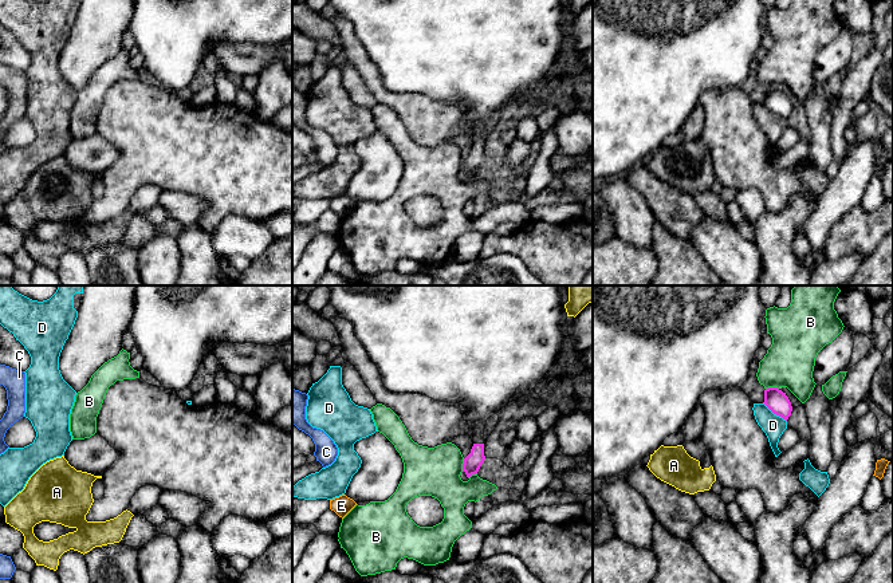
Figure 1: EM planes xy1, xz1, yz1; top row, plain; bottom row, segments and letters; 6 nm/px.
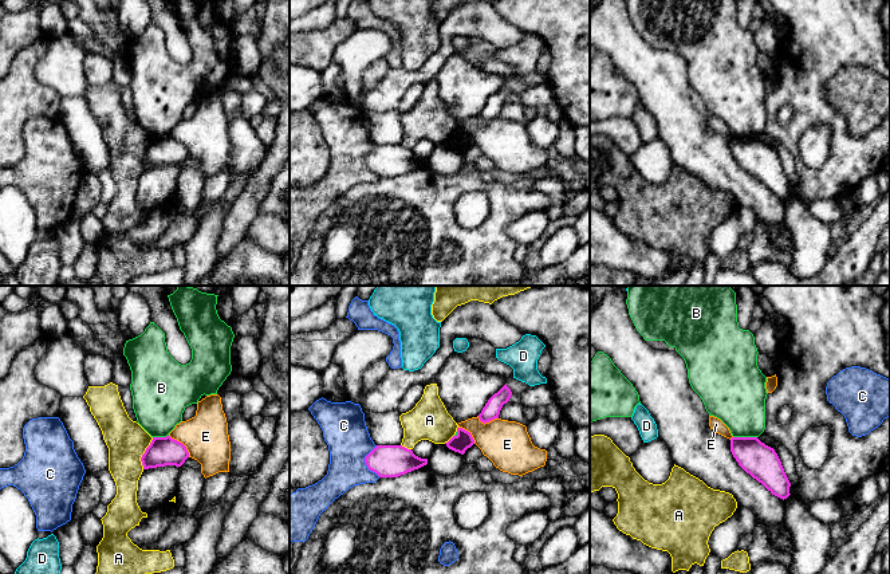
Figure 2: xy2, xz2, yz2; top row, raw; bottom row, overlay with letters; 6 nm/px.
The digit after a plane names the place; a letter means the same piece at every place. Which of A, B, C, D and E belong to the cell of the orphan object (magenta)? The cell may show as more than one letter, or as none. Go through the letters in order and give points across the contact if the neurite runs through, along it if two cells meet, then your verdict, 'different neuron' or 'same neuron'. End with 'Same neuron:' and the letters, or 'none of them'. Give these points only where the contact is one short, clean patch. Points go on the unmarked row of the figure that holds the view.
A: different neuron
B: different neuron
C: different neuron
D: along yz1 (763, 102), (786, 121) | different neuron
E: along xy2 (169, 134), (185, 146), (189, 156) | different neuron
Same neuron: none of them

